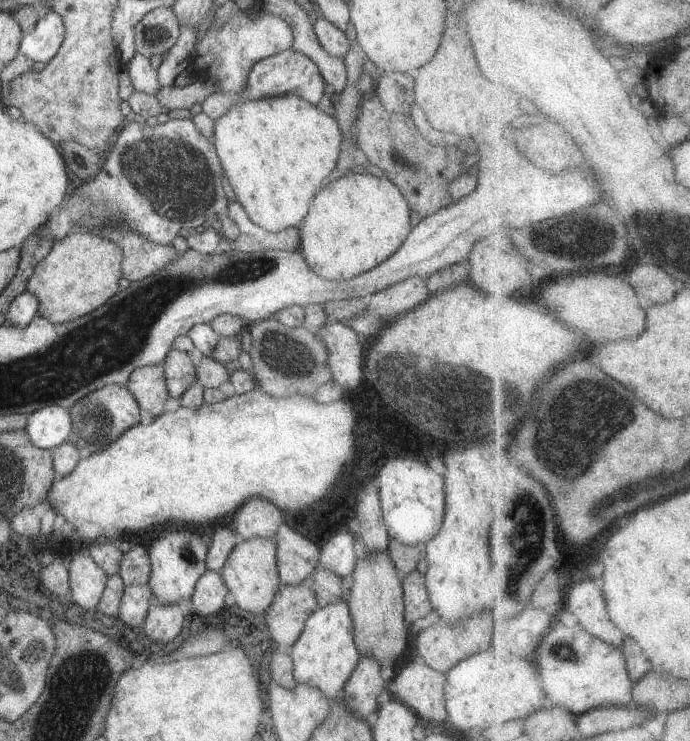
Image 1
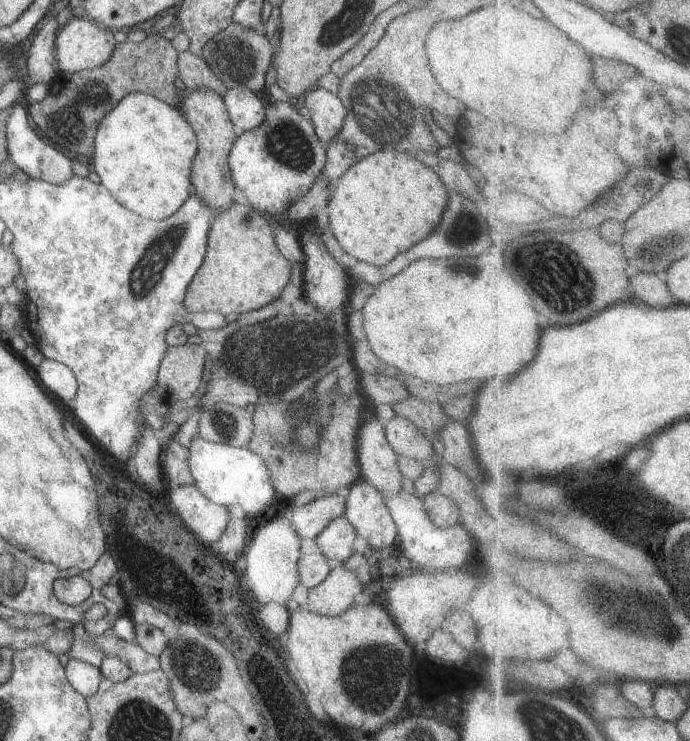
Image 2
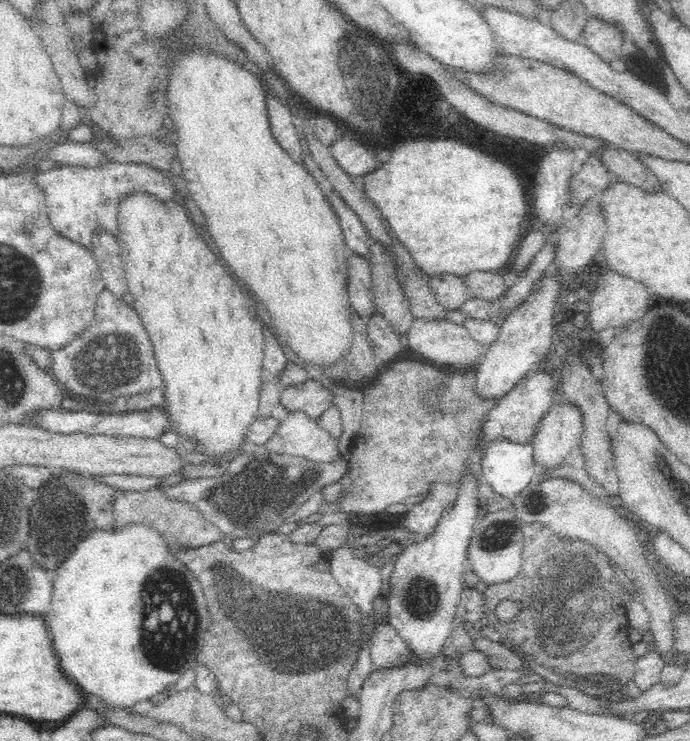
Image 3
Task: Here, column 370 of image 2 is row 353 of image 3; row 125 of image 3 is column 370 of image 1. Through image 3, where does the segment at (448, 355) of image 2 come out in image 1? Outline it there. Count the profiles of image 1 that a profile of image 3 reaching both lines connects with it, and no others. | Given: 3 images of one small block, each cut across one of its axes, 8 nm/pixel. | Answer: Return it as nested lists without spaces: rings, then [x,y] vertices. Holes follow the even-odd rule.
[[[367,172],[342,174],[337,180],[328,181],[314,198],[314,206],[309,209],[299,229],[298,253],[306,261],[310,270],[331,281],[347,281],[359,274],[372,270],[388,260],[402,246],[410,234],[411,208],[400,189],[388,178],[378,178]]]

